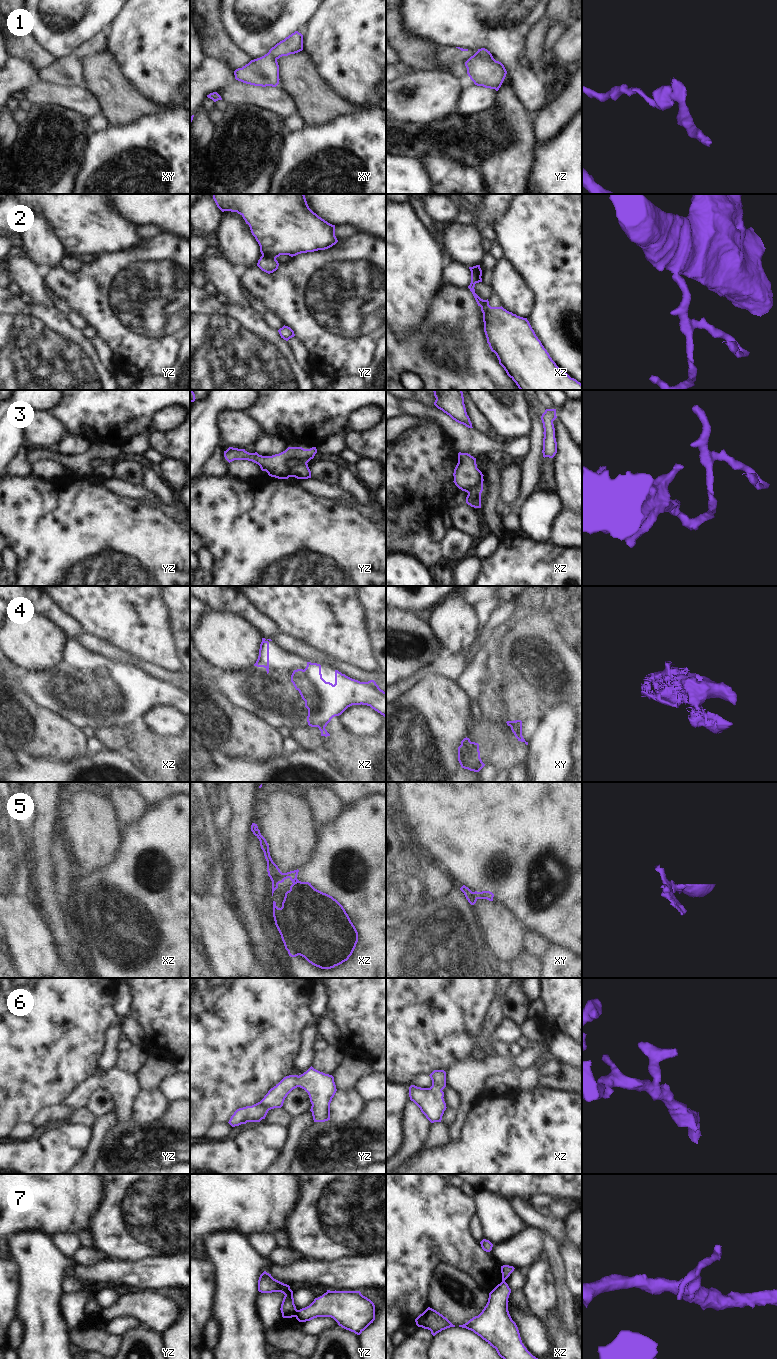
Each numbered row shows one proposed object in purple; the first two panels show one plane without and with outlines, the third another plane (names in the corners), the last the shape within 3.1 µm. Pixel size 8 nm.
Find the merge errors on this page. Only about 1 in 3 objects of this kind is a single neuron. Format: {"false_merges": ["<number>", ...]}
{"false_merges": ["1", "2", "3", "4", "5", "7"]}

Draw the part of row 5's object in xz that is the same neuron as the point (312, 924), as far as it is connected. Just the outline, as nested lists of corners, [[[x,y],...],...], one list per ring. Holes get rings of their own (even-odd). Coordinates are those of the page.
[[[299,870],[287,873],[280,872],[278,878],[272,881],[272,896],[278,888],[278,884],[289,878],[292,881],[290,890],[285,893],[282,907],[278,908],[273,901],[273,917],[275,925],[281,935],[285,949],[289,956],[298,955],[304,957],[312,965],[321,969],[331,969],[347,961],[352,955],[358,942],[358,932],[351,922],[343,906],[332,896],[315,889],[309,882],[301,882],[297,879]]]

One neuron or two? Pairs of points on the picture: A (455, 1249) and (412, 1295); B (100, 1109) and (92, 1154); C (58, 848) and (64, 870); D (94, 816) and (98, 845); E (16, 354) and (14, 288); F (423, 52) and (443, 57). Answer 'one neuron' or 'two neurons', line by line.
A: one neuron
B: two neurons
C: one neuron
D: one neuron
E: two neurons
F: two neurons

